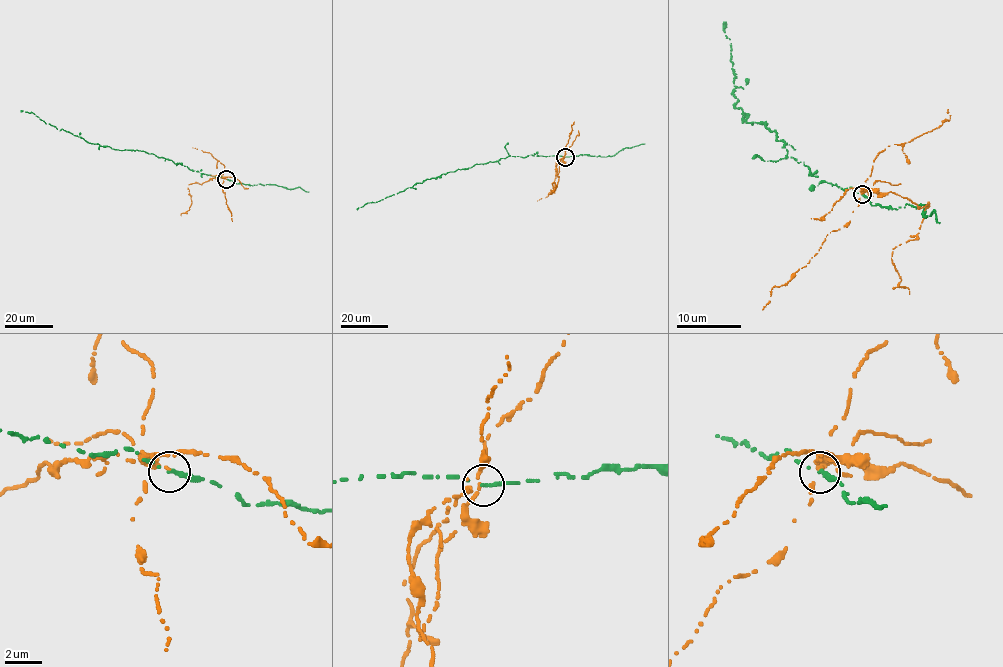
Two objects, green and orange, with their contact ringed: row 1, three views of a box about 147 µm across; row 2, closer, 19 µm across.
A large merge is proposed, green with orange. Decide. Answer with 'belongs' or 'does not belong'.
does not belong

